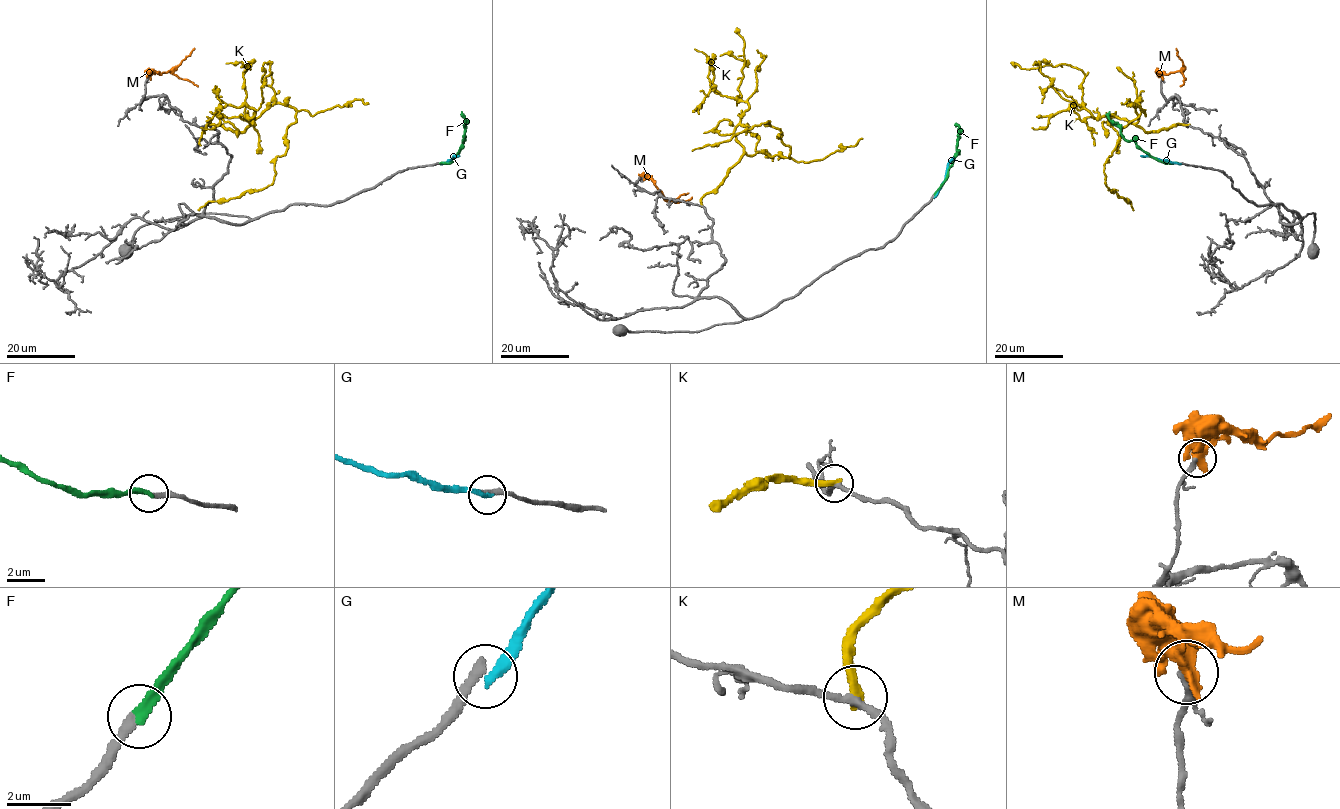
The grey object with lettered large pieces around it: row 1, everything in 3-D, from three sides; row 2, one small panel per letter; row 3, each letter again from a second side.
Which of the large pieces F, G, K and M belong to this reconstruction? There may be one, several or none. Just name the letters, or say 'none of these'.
F

